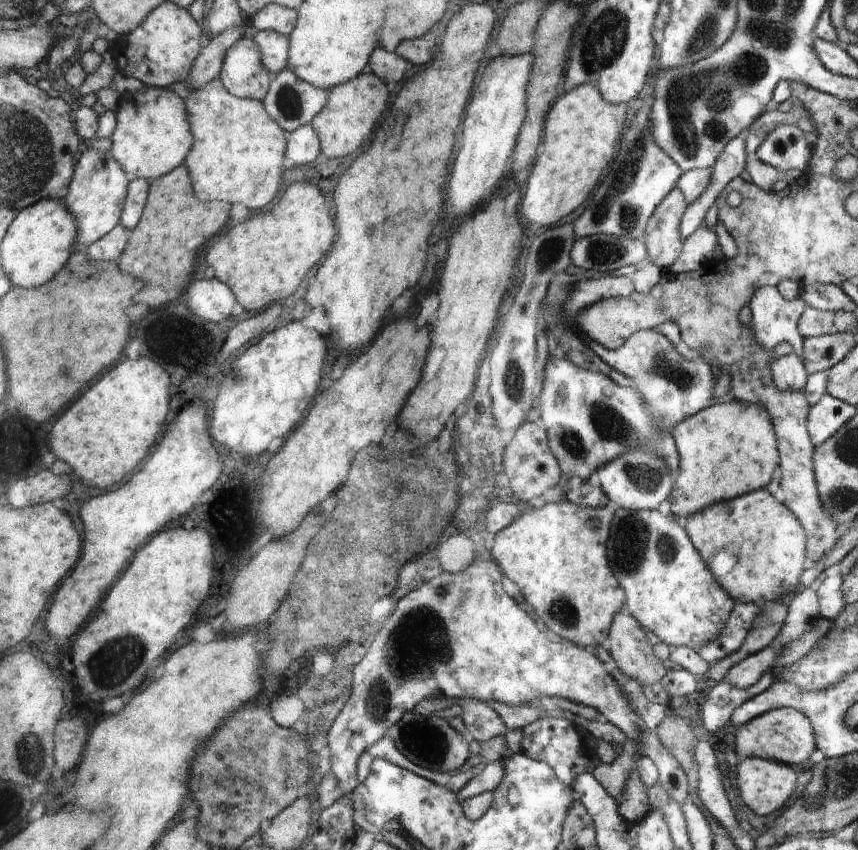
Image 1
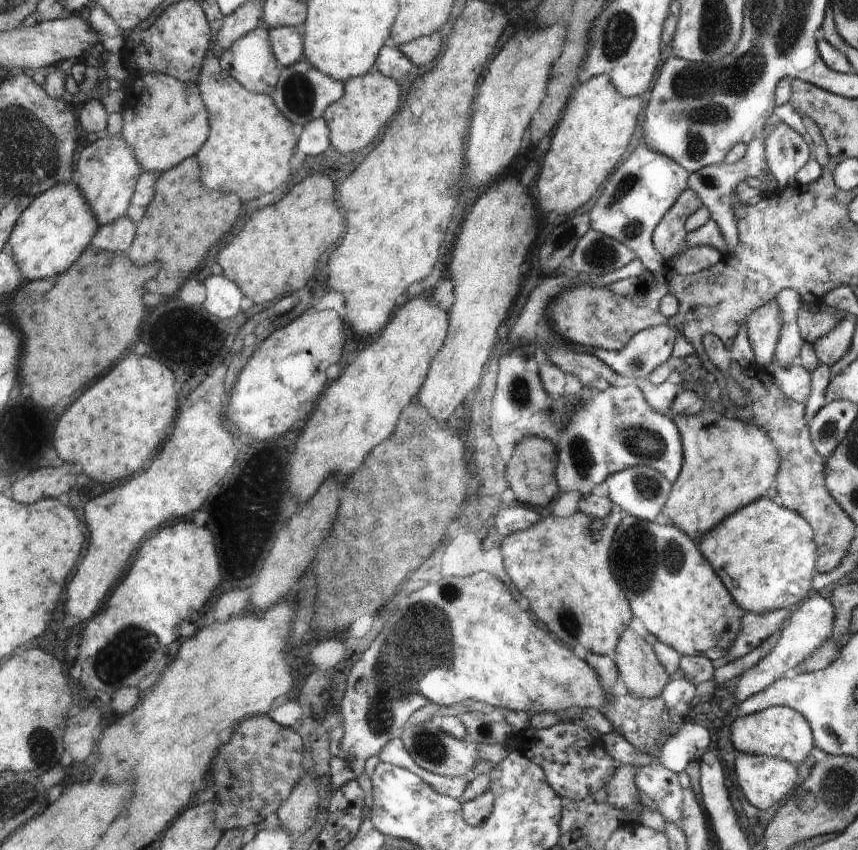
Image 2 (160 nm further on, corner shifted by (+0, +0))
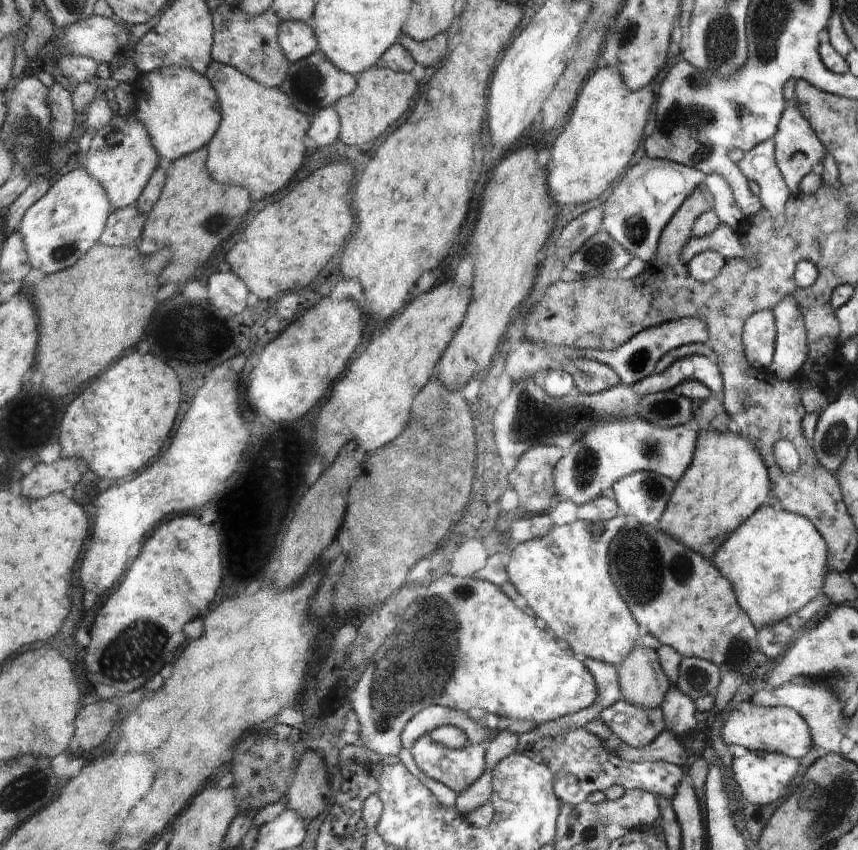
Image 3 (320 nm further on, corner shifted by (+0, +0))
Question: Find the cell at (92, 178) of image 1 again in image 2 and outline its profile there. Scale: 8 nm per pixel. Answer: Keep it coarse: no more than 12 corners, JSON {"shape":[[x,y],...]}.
{"shape":[[122,134],[84,147],[80,190],[102,226],[126,216],[144,170]]}

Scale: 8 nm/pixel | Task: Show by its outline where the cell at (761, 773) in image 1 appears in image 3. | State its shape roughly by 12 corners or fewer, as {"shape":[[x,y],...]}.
{"shape":[[750,751],[733,758],[735,781],[758,806],[784,800],[798,761]]}

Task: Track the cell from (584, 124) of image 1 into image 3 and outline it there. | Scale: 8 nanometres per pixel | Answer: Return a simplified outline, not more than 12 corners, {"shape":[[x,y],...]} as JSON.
{"shape":[[588,79],[547,164],[563,206],[598,198],[644,138],[652,88]]}

